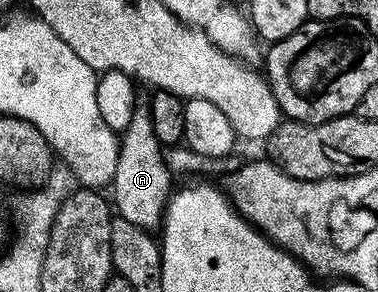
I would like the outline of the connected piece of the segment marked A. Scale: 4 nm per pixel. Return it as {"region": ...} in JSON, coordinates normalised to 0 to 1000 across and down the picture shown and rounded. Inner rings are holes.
{"region":[[[362,360],[344,425],[323,449],[315,490],[317,527],[307,541],[291,627],[291,678],[302,695],[304,729],[344,753],[344,767],[365,767],[384,781],[421,777],[434,740],[434,712],[460,651],[460,596],[444,579],[439,527],[418,466],[407,466],[407,425],[397,425],[389,360]]]}

